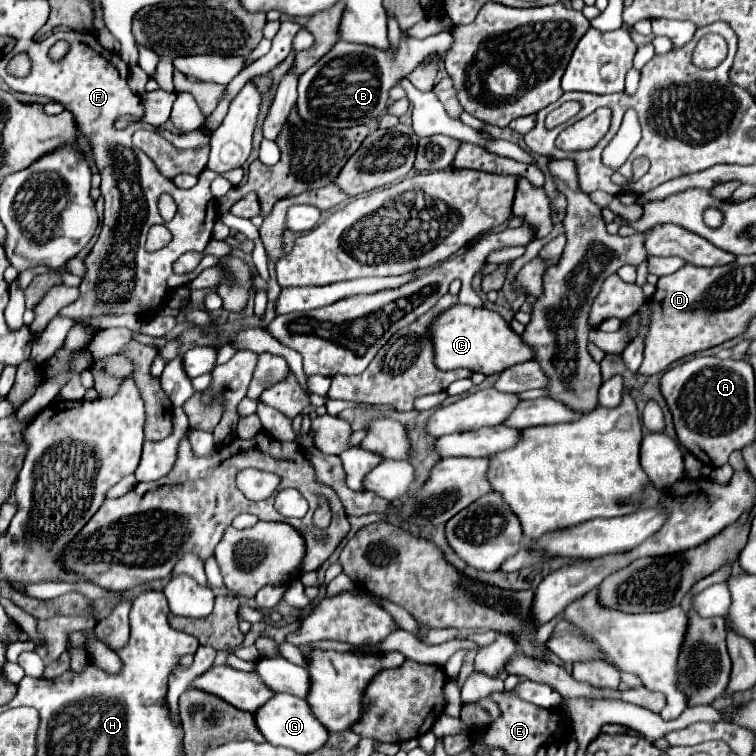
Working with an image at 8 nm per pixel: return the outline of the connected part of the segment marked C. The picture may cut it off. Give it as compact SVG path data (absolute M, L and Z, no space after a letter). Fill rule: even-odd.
M455 305L433 323L433 341L435 341L435 365L439 369L459 369L467 367L471 371L479 371L483 375L499 375L505 369L531 361L535 357L535 349L517 335L511 325L489 309L475 309L469 305Z

